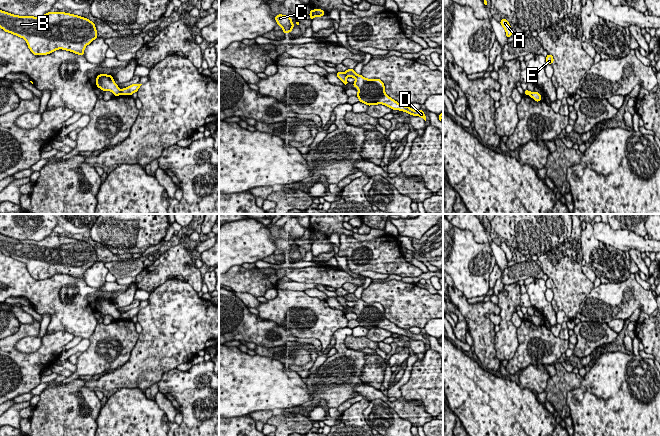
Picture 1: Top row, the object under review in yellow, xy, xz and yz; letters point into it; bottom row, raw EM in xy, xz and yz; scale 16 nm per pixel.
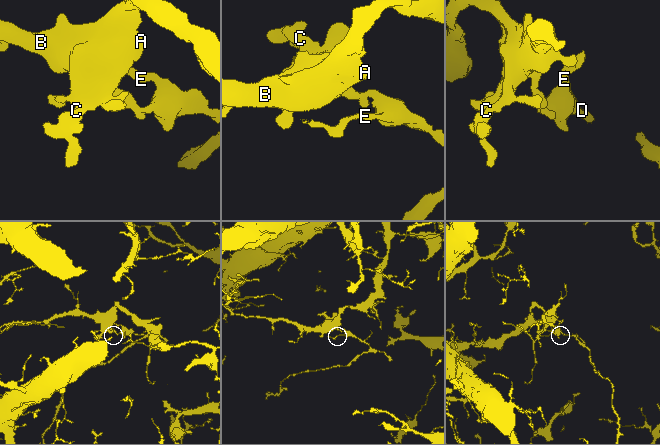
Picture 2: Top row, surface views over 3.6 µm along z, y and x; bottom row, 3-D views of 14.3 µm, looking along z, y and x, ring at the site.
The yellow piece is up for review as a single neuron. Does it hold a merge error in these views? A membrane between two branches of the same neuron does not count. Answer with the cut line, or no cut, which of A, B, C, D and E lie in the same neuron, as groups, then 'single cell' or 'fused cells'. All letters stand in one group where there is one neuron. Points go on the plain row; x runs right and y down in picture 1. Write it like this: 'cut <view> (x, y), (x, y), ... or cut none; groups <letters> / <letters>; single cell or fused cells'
cut xy (120, 314), (121, 317); groups A B C / D E; fused cells

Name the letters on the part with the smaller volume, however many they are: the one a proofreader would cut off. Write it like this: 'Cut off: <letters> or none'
Cut off: D, E

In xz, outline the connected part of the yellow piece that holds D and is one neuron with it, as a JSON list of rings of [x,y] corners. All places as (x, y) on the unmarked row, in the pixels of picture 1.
[[[348,293],[344,296],[347,301],[353,301],[356,305],[353,307],[353,311],[356,311],[359,315],[357,321],[359,326],[365,327],[366,329],[377,329],[383,328],[390,331],[392,334],[400,334],[407,336],[413,340],[420,340],[426,345],[426,340],[423,334],[413,334],[409,330],[404,330],[390,322],[385,317],[384,307],[380,303],[367,303],[362,299],[358,299],[354,293]]]

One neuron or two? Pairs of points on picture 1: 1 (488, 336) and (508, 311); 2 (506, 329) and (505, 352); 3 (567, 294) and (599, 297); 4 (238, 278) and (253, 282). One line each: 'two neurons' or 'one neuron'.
1: two neurons
2: one neuron
3: two neurons
4: one neuron

